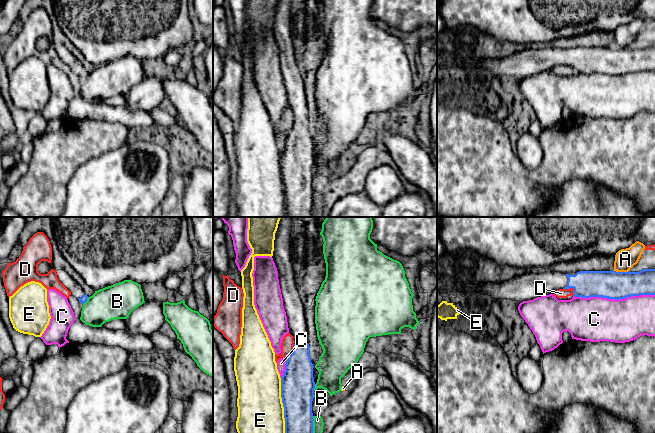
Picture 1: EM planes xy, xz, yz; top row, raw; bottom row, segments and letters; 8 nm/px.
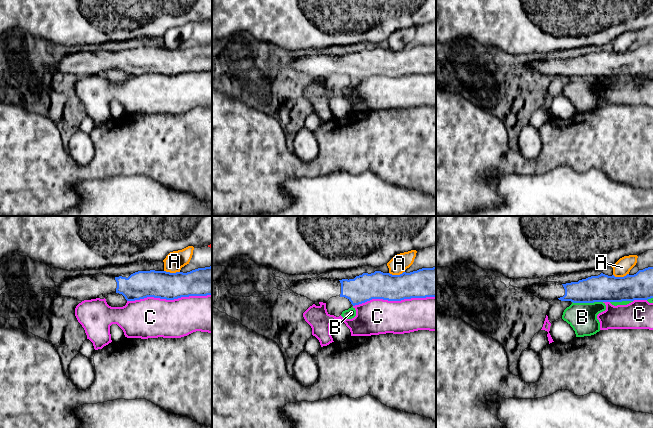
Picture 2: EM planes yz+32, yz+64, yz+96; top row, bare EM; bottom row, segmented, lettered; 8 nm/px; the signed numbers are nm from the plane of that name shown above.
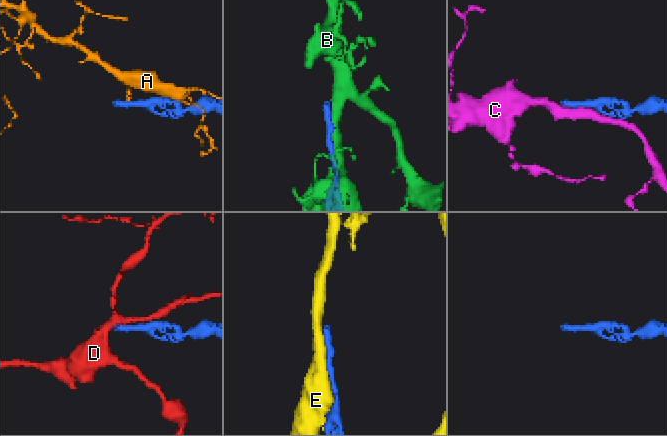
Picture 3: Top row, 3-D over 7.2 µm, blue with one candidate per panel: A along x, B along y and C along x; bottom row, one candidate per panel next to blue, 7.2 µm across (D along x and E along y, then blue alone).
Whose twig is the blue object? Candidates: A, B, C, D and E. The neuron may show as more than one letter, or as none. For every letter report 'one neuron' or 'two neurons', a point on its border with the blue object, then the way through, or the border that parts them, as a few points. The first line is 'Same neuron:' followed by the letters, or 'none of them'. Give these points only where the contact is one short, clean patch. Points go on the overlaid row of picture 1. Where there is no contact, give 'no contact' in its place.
Same neuron: none of them
A: two neurons | yz (621, 272)
B: two neurons | xz (312, 424)
C: two neurons | yz (613, 298)
D: two neurons | yz (571, 287)
E: two neurons | xz (283, 405)

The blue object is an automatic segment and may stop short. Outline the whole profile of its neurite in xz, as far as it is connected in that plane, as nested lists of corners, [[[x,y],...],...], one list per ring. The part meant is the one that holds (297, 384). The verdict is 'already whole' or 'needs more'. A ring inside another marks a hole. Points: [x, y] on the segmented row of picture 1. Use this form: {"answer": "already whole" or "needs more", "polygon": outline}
{"answer": "needs more", "polygon": [[[281,217],[272,256],[278,271],[289,333],[294,340],[293,352],[288,356],[281,378],[281,398],[285,433],[313,433],[314,366],[309,354],[305,309],[297,289],[298,274],[293,269],[294,232],[295,223],[291,217]]]}

